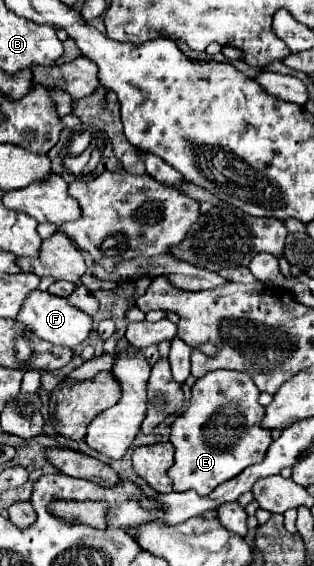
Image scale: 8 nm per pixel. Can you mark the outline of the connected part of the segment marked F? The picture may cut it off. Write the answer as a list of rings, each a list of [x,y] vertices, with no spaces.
[[[33,291],[27,297],[27,301],[23,303],[17,319],[21,323],[25,323],[37,337],[41,337],[49,343],[55,343],[55,345],[65,345],[69,349],[79,347],[89,337],[89,333],[93,331],[93,317],[91,315],[81,313],[67,299],[59,299],[47,291],[37,291],[37,293]]]

